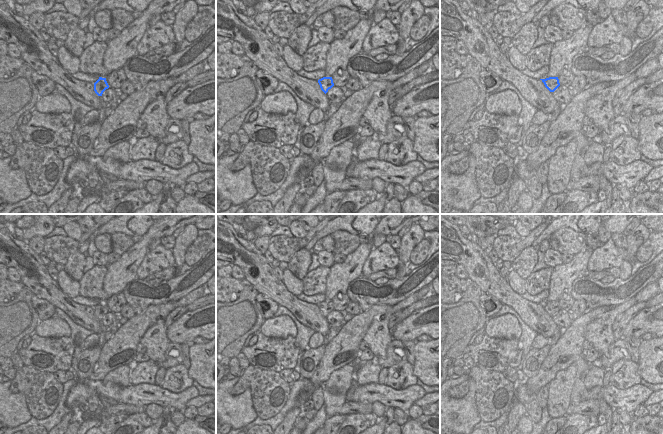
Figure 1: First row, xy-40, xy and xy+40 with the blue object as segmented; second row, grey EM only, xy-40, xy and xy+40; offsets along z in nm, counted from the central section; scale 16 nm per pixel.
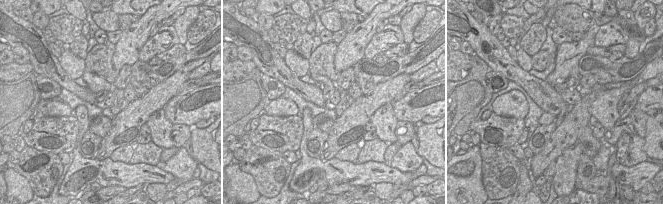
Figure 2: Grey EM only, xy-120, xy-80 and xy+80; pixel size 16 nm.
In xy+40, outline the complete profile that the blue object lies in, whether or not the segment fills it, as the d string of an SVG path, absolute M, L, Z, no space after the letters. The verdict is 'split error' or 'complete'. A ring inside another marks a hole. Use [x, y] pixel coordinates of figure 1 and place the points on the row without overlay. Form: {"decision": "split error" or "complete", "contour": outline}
{"decision": "complete", "contour": "M549 301L540 304L550 316L554 316L560 310L558 301Z"}

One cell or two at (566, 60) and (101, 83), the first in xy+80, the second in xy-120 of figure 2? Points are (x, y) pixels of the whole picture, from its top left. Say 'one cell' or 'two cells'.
two cells

